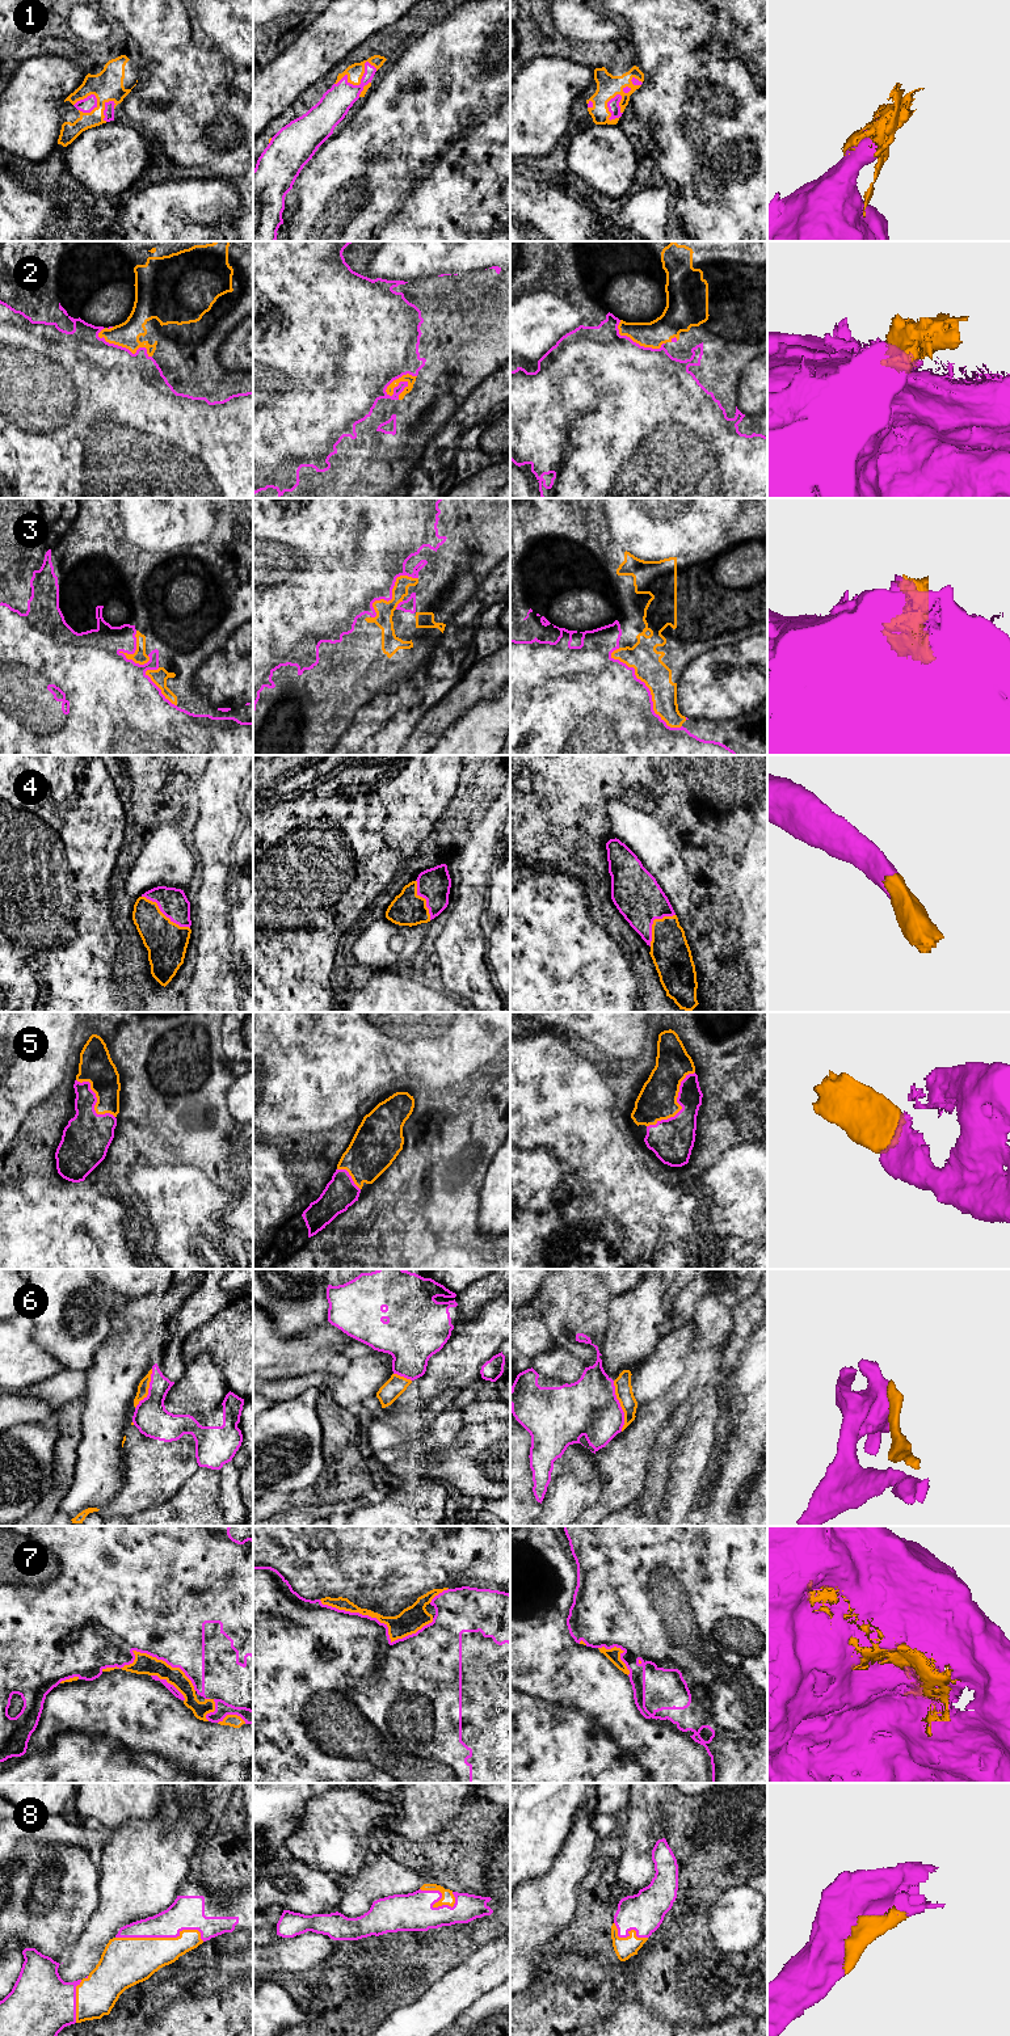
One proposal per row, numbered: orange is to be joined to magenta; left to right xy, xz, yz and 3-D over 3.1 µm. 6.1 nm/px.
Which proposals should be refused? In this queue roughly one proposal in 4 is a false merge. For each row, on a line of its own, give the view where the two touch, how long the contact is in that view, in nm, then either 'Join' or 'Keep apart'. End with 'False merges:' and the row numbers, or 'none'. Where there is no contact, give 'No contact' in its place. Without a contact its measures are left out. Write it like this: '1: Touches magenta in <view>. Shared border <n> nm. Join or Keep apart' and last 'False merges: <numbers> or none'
1: Touches magenta in xz. Shared border 280 nm. Join
2: Touches magenta in xz. Shared border 220 nm. Keep apart
3: Touches magenta in yz. Shared border 650 nm. Keep apart
4: Touches magenta in xy. Shared border 360 nm. Join
5: Touches magenta in yz. Shared border 460 nm. Join
6: Touches magenta in yz. Shared border 320 nm. Keep apart
7: Touches magenta in xz. Shared border 700 nm. Join
8: Touches magenta in xy. Shared border 550 nm. Join
False merges: 2, 3, 6

